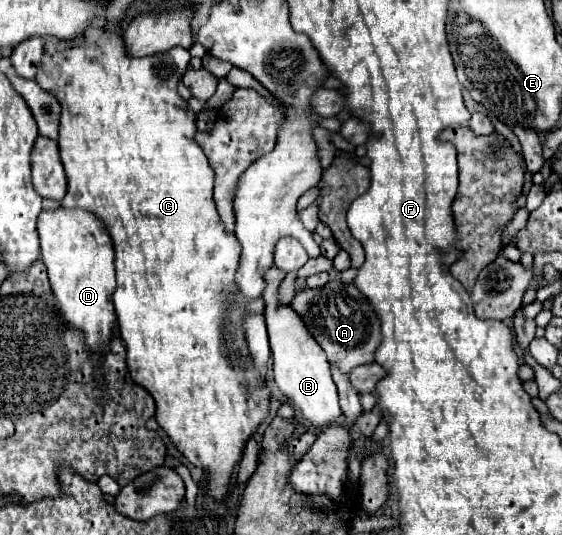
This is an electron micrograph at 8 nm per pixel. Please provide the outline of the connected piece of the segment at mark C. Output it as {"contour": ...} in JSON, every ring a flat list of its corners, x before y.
{"contour":[[91,30,87,38,77,38,75,42,55,42,55,38,49,38,45,42,45,54,43,54,43,66,39,72,39,86,43,90,55,90,59,94,59,102,63,102,63,122,59,130,59,150,61,150,61,162,65,166,67,174,67,196,63,198,63,208,81,208,85,212,95,214,103,224,107,234,113,240,115,246,115,268,117,268,117,290,113,294,115,314,119,322,119,334,127,348,127,368,131,378,147,388,147,392,155,398,157,404,157,422,167,432,167,436,175,442,175,446,187,456,189,462,209,472,209,490,211,496,221,500,225,496,229,476,233,472,235,462,241,458,245,442,255,434,257,426,265,420,269,410,269,400,259,404,259,398,247,390,247,374,251,374,251,360,247,358,247,344,243,342,243,330,241,330,241,318,239,314,239,298,235,298,235,266,239,264,239,242,235,234,227,234,223,230,223,224,217,216,215,204,213,204,213,176,207,156,193,140,193,134,197,130,195,126,195,112,185,104,185,100,177,94,177,80,183,76,183,72,189,66,189,52,183,48,175,48,169,52,163,52,159,56,145,56,145,58,131,58,123,50,123,38,117,34,107,34,101,30]]}

